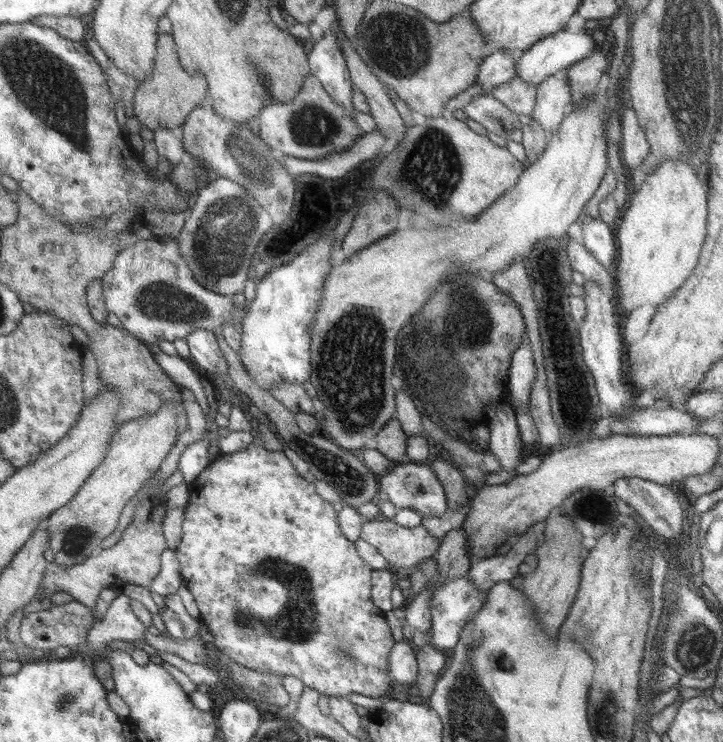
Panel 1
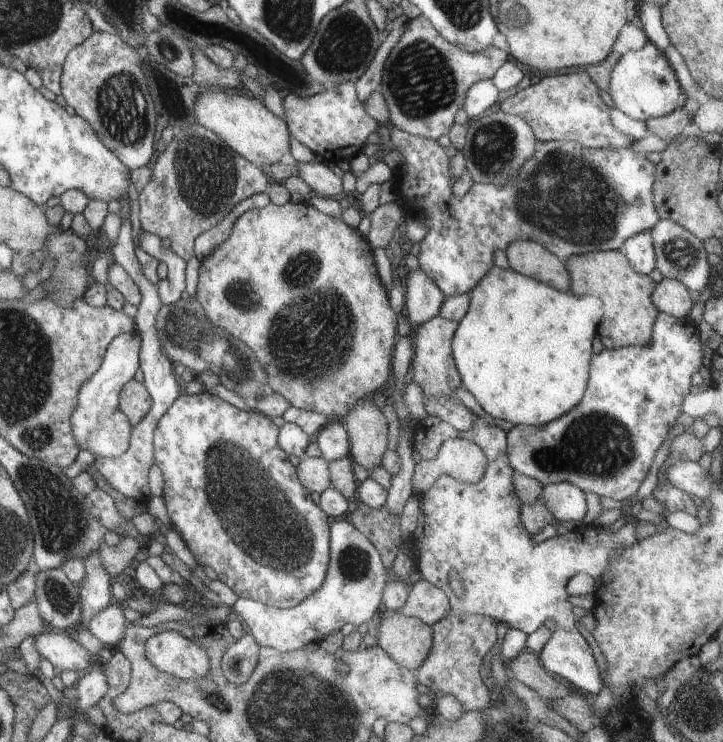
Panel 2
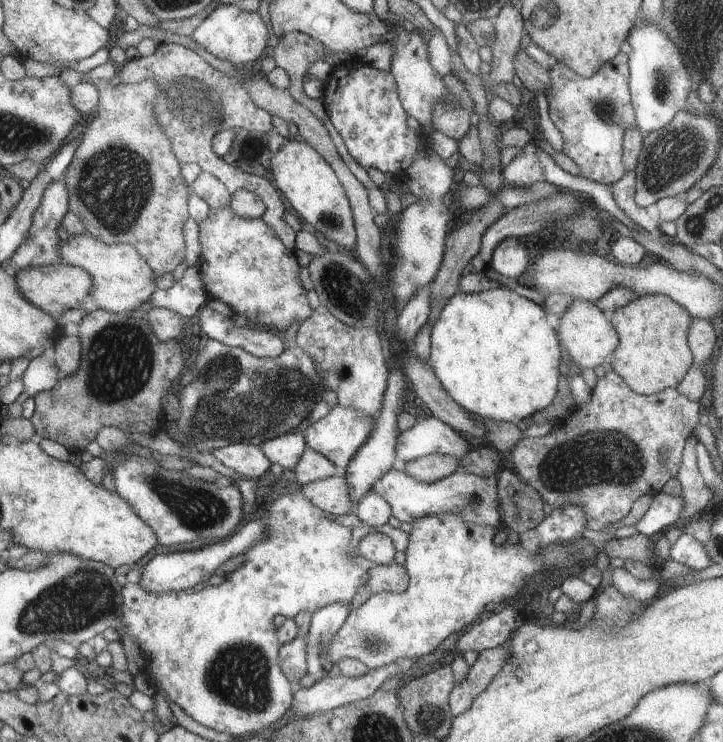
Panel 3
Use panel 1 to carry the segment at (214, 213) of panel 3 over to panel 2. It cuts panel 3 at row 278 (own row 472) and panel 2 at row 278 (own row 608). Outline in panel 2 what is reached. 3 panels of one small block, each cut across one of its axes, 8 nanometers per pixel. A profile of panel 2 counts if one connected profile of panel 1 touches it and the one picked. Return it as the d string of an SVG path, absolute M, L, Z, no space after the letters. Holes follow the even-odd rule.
M289 201L283 206L268 204L265 208L254 208L244 212L234 222L232 234L226 242L218 244L208 258L200 262L198 270L198 292L196 300L204 308L208 320L212 326L220 328L227 337L239 339L249 350L253 351L258 363L269 371L267 387L270 391L280 394L290 402L291 407L301 410L322 413L331 420L340 421L346 412L353 410L354 404L358 403L360 398L368 397L368 394L380 390L388 382L388 370L393 366L390 362L392 358L392 346L396 338L396 314L394 308L390 306L386 288L382 286L378 274L376 274L376 264L372 258L372 248L366 242L367 238L362 238L354 228L345 224L340 218L332 218L328 214L322 214L309 206L306 202L298 204Z

